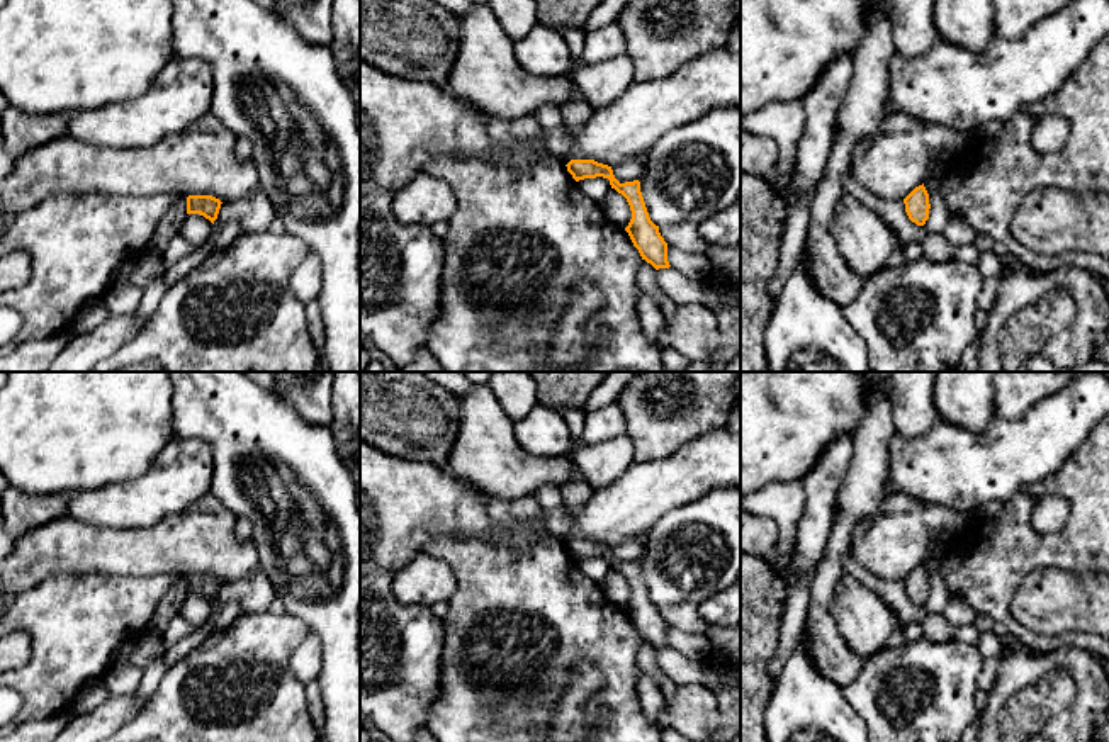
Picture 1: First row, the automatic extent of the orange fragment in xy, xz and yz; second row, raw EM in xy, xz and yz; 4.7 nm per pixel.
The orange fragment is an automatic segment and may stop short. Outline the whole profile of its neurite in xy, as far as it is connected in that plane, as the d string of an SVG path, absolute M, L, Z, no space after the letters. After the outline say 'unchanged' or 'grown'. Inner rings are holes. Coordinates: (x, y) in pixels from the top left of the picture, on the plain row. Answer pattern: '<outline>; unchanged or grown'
M189 576L187 577L187 594L200 594L212 604L217 599L221 581L212 576Z; unchanged

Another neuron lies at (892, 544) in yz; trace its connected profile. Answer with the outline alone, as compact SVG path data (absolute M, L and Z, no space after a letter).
M931 503L907 511L883 509L856 525L849 554L876 577L904 581L924 564L932 535L944 533L949 540L968 521L966 514Z

